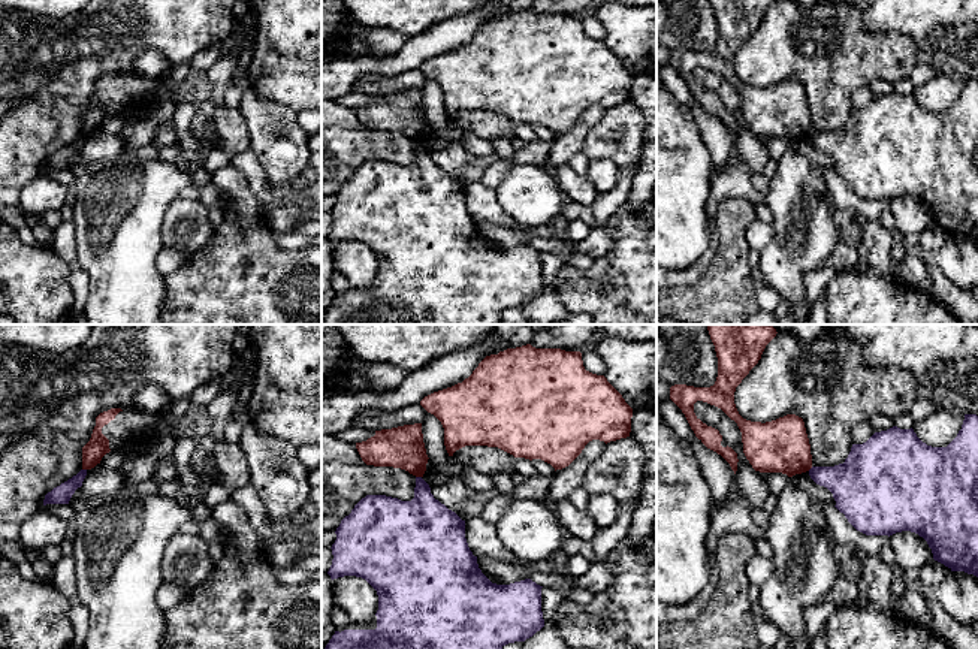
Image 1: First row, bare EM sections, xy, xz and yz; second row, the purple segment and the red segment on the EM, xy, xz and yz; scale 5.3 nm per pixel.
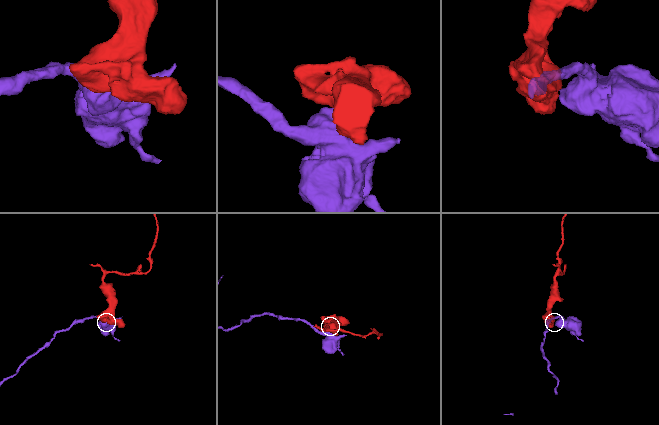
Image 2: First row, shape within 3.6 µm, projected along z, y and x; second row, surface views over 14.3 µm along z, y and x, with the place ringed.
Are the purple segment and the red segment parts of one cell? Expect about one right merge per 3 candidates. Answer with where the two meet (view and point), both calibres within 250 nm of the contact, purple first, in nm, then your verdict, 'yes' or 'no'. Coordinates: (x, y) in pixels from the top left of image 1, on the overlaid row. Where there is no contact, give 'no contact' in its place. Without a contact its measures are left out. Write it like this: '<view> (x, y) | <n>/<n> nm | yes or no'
xz (419, 477) | 300/220 nm | no

